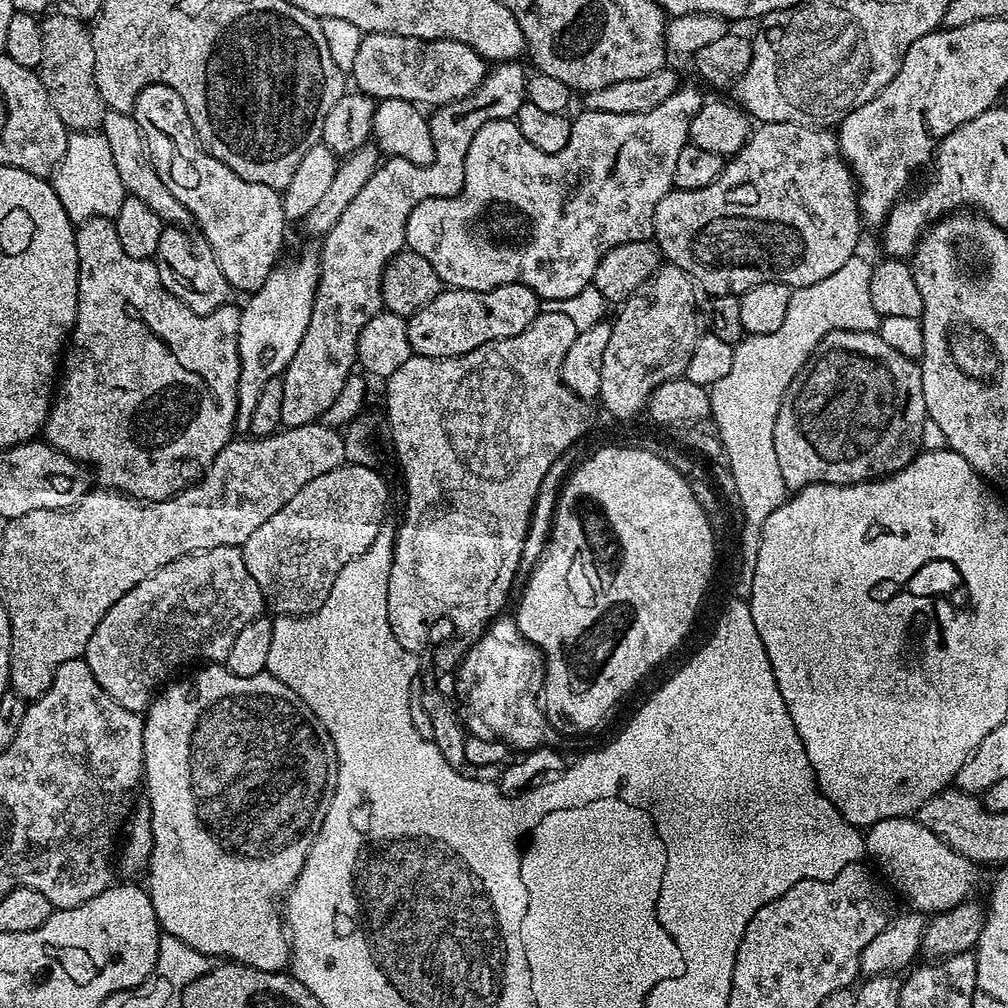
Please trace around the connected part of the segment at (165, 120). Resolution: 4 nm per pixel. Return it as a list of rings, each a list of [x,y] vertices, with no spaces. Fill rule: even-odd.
[[[161,84],[146,86],[138,94],[134,115],[138,126],[143,130],[144,136],[148,140],[148,153],[152,159],[154,170],[158,170],[158,178],[162,178],[166,190],[170,190],[170,194],[174,194],[174,198],[178,198],[178,202],[182,202],[182,206],[186,206],[188,215],[194,221],[194,224],[196,220],[197,225],[195,224],[195,227],[198,229],[200,235],[206,238],[206,242],[214,250],[214,254],[218,258],[218,266],[222,266],[222,274],[226,274],[226,282],[228,283],[229,289],[236,291],[237,288],[238,291],[244,292],[243,294],[257,292],[266,282],[266,278],[270,278],[273,268],[277,267],[279,260],[276,259],[279,258],[280,247],[284,244],[284,227],[286,227],[286,221],[284,218],[284,201],[281,193],[270,186],[262,186],[258,182],[246,182],[246,178],[238,178],[238,174],[234,174],[234,170],[230,170],[230,166],[226,166],[221,160],[211,156],[209,152],[201,146],[200,139],[196,137],[196,131],[190,122],[190,114],[186,110],[186,102],[182,102],[178,90],[170,90],[170,86],[162,86]]]

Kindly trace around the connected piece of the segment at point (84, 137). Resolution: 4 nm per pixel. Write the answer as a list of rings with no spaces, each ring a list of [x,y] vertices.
[[[99,131],[73,132],[69,135],[66,142],[66,154],[62,158],[62,162],[56,165],[50,177],[50,183],[52,189],[58,194],[58,202],[62,202],[62,210],[66,210],[66,214],[76,226],[99,216],[115,218],[126,195],[122,186],[122,178],[118,178],[118,169],[114,166],[110,142],[106,142],[106,138]]]

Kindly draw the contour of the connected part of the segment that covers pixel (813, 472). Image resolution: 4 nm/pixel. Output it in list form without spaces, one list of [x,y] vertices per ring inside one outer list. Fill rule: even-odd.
[[[836,328],[812,352],[806,367],[790,382],[786,394],[782,398],[782,406],[778,410],[778,418],[774,422],[774,455],[778,457],[778,467],[782,473],[782,482],[790,490],[799,490],[811,484],[867,484],[870,480],[883,480],[885,476],[892,476],[900,472],[914,457],[922,451],[922,426],[928,421],[926,398],[922,394],[922,374],[919,363],[906,354],[898,354],[882,342],[879,331],[847,332],[844,328]]]

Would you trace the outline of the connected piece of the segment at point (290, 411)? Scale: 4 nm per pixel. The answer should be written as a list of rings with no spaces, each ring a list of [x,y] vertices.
[[[500,62],[497,63],[495,66],[489,67],[488,74],[485,76],[484,81],[478,86],[478,90],[474,90],[471,96],[467,96],[466,98],[462,98],[461,100],[455,100],[454,102],[450,102],[449,104],[442,104],[439,105],[435,109],[436,113],[431,113],[428,116],[428,129],[430,130],[430,138],[434,142],[434,158],[429,164],[415,164],[414,162],[410,162],[406,158],[398,158],[397,156],[385,159],[383,163],[379,165],[379,168],[376,169],[376,173],[370,178],[368,182],[366,182],[366,186],[363,186],[362,190],[359,191],[357,195],[355,195],[354,200],[350,202],[350,206],[343,211],[342,216],[338,218],[338,222],[336,222],[332,229],[329,232],[325,233],[322,236],[322,242],[324,245],[321,246],[320,252],[318,251],[318,259],[320,262],[320,281],[318,282],[318,286],[316,287],[316,297],[314,298],[314,310],[310,310],[310,326],[306,326],[306,334],[302,334],[302,342],[298,345],[298,350],[294,354],[294,358],[290,358],[290,366],[286,366],[286,370],[284,371],[284,375],[282,377],[282,418],[280,419],[281,425],[284,428],[293,428],[294,426],[306,426],[307,424],[315,424],[317,421],[323,417],[324,412],[328,411],[330,406],[333,405],[334,400],[338,398],[339,394],[342,393],[343,386],[346,385],[346,382],[349,376],[353,375],[354,369],[357,367],[358,361],[356,359],[356,343],[358,342],[358,338],[362,334],[362,326],[366,326],[366,322],[370,322],[370,318],[374,318],[379,312],[384,308],[384,303],[382,302],[382,290],[380,289],[380,275],[384,273],[386,270],[386,266],[390,263],[393,258],[396,257],[400,252],[405,251],[406,248],[406,241],[404,239],[404,235],[406,234],[406,222],[410,218],[410,210],[414,210],[414,206],[418,206],[418,202],[426,202],[426,198],[446,198],[447,196],[456,196],[464,189],[464,167],[466,166],[466,150],[470,150],[470,142],[474,142],[474,134],[478,134],[478,130],[482,130],[482,126],[486,126],[488,122],[491,120],[511,120],[517,114],[518,110],[521,106],[526,102],[526,97],[528,94],[528,76],[526,75],[526,71],[524,72],[523,63],[520,62]]]

